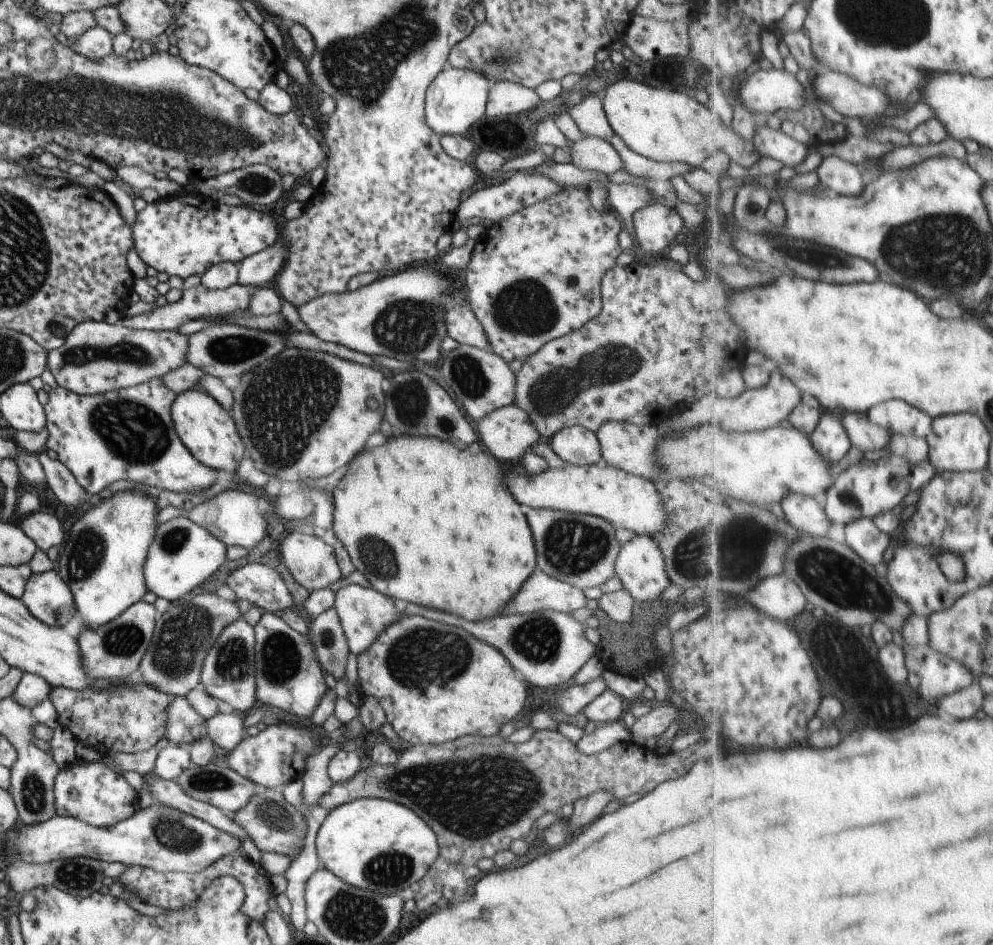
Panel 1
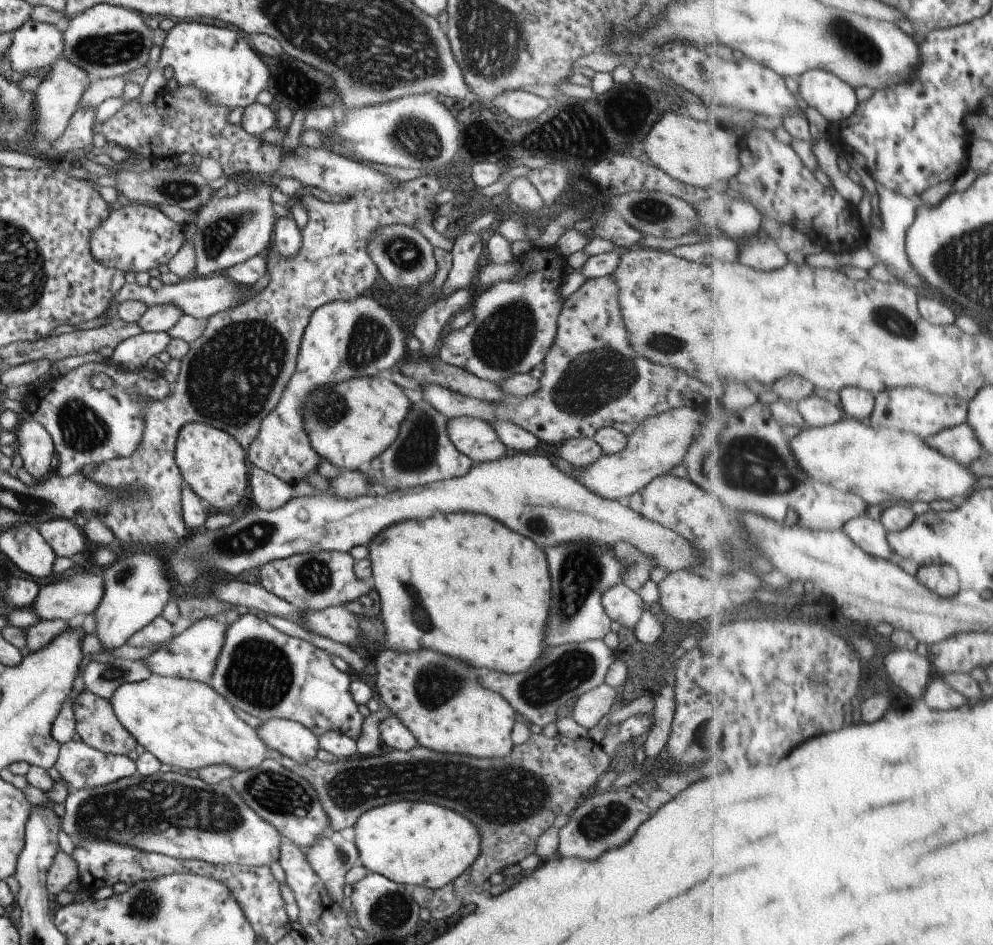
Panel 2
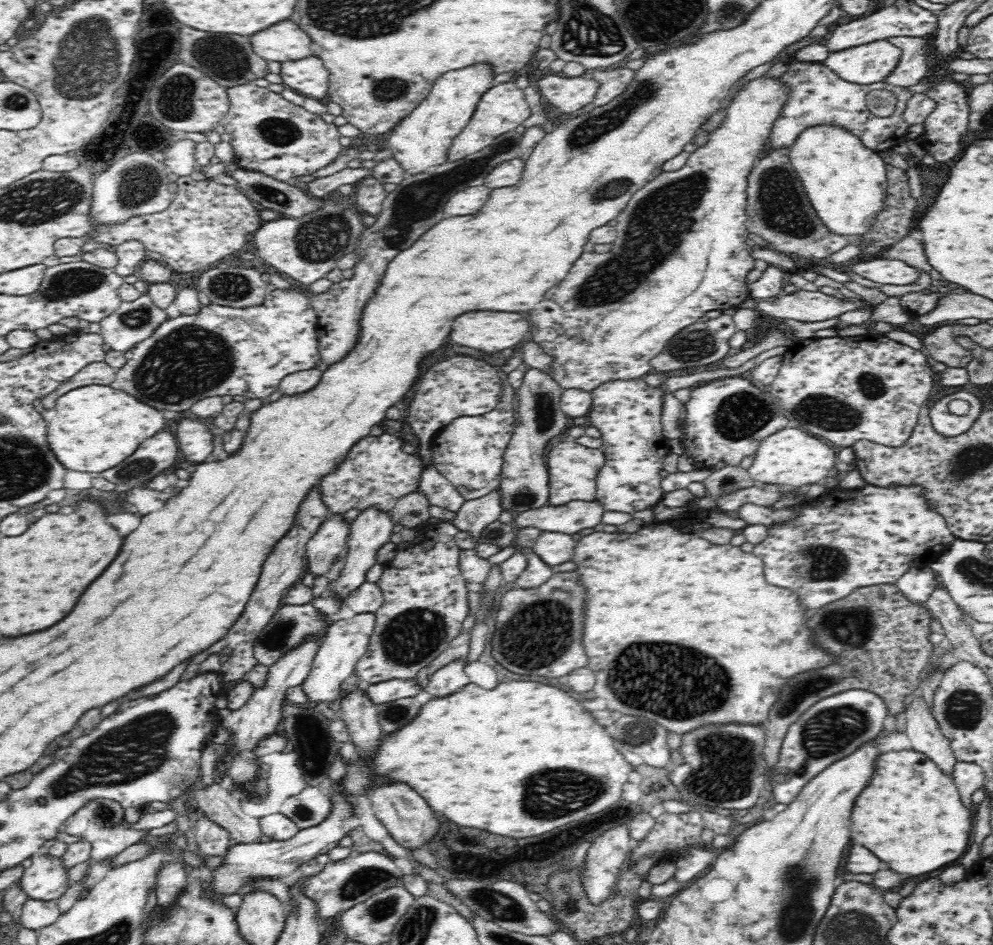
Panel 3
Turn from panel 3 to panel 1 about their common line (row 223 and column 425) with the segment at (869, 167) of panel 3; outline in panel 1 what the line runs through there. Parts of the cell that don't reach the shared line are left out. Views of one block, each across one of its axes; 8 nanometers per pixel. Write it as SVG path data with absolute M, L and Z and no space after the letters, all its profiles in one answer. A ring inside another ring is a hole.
M363 798L341 804L327 811L315 837L317 858L323 864L323 870L331 872L349 886L371 890L377 894L395 895L412 886L421 878L437 858L437 838L425 822L416 814L398 802L381 798Z

